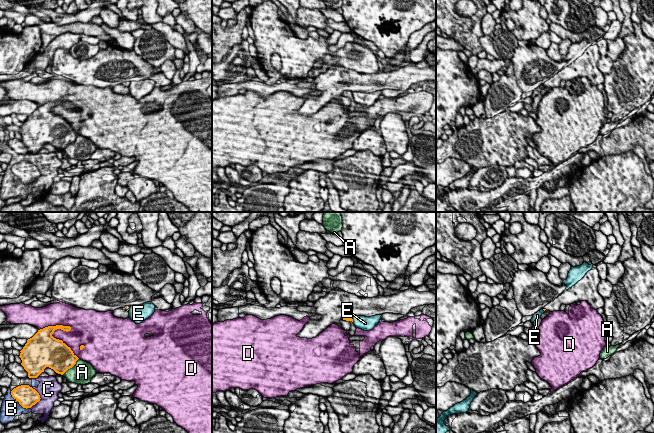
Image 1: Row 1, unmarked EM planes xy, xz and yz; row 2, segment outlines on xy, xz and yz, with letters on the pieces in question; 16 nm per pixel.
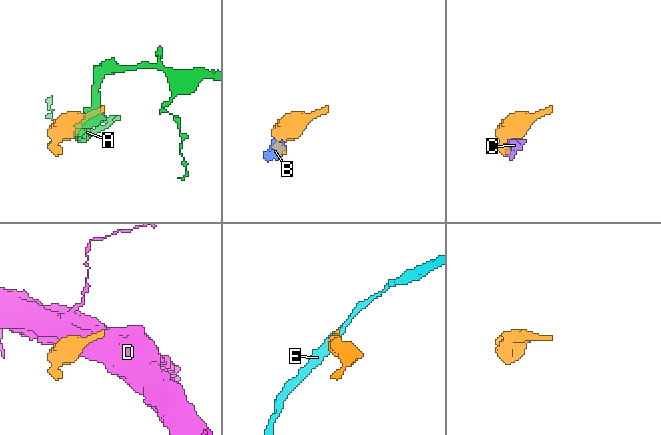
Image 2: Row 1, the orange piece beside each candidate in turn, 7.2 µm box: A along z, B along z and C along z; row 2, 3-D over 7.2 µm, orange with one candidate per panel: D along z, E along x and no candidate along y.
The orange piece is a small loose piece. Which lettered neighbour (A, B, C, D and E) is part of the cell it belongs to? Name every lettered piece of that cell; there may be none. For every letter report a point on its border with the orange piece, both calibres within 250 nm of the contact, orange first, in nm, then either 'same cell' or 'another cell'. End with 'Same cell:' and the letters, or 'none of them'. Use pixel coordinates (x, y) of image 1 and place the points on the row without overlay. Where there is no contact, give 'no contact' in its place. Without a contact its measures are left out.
A: contact xy (71, 143); calibres 440 and 360 nm; another cell
B: contact xy (18, 177); calibres 320 and 300 nm; another cell
C: contact xy (40, 174); calibres 320 and 340 nm; another cell
D: contact xy (62, 105); calibres 170 and 360 nm; another cell
E: contact xz (352, 95); calibres 100 and 220 nm; another cell
Same cell: none of them

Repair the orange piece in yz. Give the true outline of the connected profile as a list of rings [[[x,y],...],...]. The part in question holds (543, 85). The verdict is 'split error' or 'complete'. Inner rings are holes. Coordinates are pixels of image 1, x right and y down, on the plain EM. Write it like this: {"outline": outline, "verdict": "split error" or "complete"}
{"outline": [[[592,44],[574,62],[549,78],[543,86],[559,87],[562,80],[571,81],[581,77],[586,77],[595,86],[603,84],[605,76],[598,68],[600,57],[597,44]]], "verdict": "split error"}

